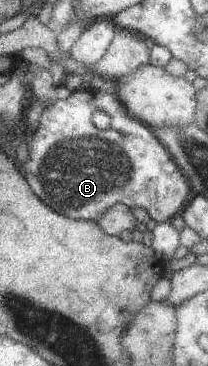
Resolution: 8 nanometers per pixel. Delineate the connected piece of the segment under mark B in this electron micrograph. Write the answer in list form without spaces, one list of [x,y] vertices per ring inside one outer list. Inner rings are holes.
[[[76,89],[66,99],[54,101],[40,113],[38,127],[31,138],[28,159],[17,163],[17,170],[24,175],[28,187],[40,201],[64,217],[96,222],[108,207],[120,204],[127,209],[139,207],[146,210],[155,222],[168,222],[182,213],[188,205],[188,197],[192,196],[187,178],[170,157],[168,149],[154,137],[152,129],[129,116],[113,90]],[[96,111],[110,117],[106,129],[96,129],[91,122],[92,113]]]

